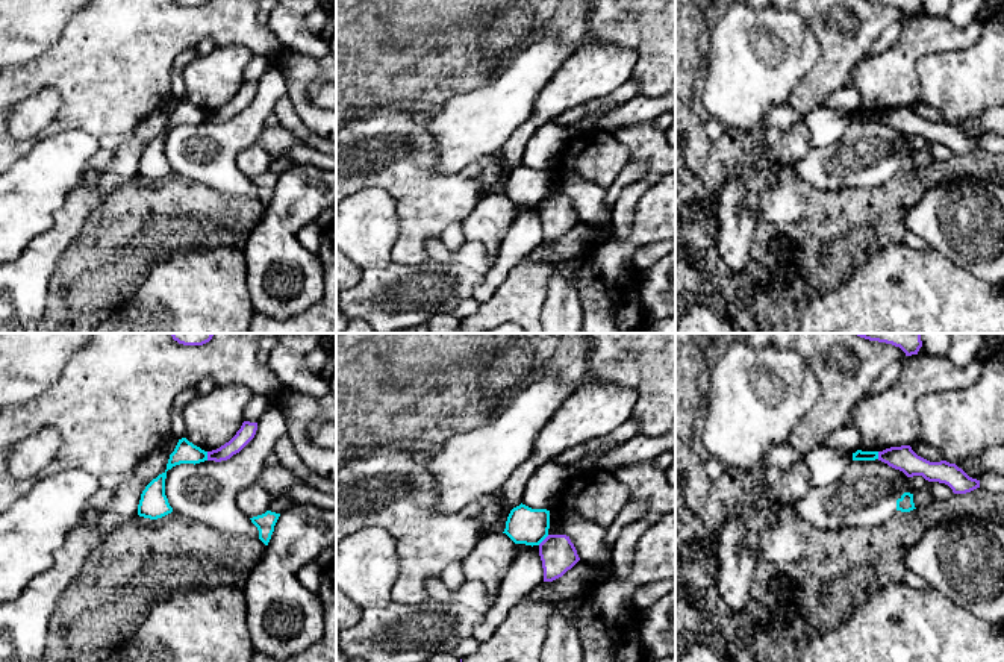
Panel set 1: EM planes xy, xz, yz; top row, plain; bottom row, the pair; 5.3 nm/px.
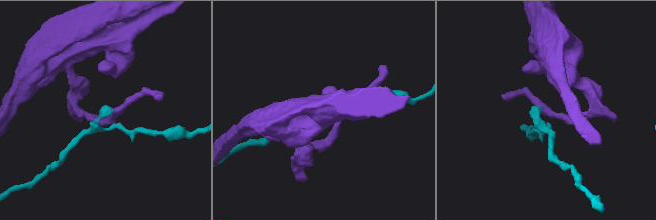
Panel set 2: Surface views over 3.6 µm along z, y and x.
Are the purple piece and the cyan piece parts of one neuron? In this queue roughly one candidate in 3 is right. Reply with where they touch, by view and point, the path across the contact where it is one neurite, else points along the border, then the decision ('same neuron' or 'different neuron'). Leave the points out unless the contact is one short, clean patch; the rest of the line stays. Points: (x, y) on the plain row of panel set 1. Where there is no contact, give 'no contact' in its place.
meets purple in xz at (544, 200); border along xz (548, 196), (538, 205); different neuron

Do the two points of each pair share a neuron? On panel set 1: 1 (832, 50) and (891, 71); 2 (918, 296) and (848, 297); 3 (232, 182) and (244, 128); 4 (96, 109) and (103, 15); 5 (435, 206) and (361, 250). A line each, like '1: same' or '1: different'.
1: different
2: same
3: same
4: same
5: different

